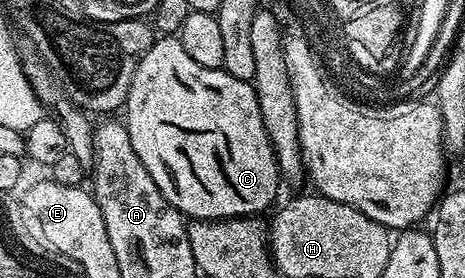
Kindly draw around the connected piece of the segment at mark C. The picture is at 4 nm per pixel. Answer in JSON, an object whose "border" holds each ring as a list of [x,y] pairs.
{"border":[[[163,34],[156,39],[151,48],[145,55],[139,59],[137,70],[133,74],[133,82],[129,86],[129,94],[125,105],[125,123],[129,130],[129,142],[133,142],[133,150],[137,158],[149,170],[149,178],[157,182],[161,194],[175,207],[178,212],[182,212],[184,217],[191,220],[232,220],[235,216],[253,216],[258,217],[259,212],[263,212],[275,200],[275,195],[279,192],[281,177],[279,175],[279,163],[275,157],[275,147],[271,144],[269,134],[265,130],[265,122],[261,118],[261,110],[257,102],[255,85],[250,80],[233,78],[224,68],[206,68],[197,66],[189,54],[185,54],[185,46],[181,46],[178,35]]]}

